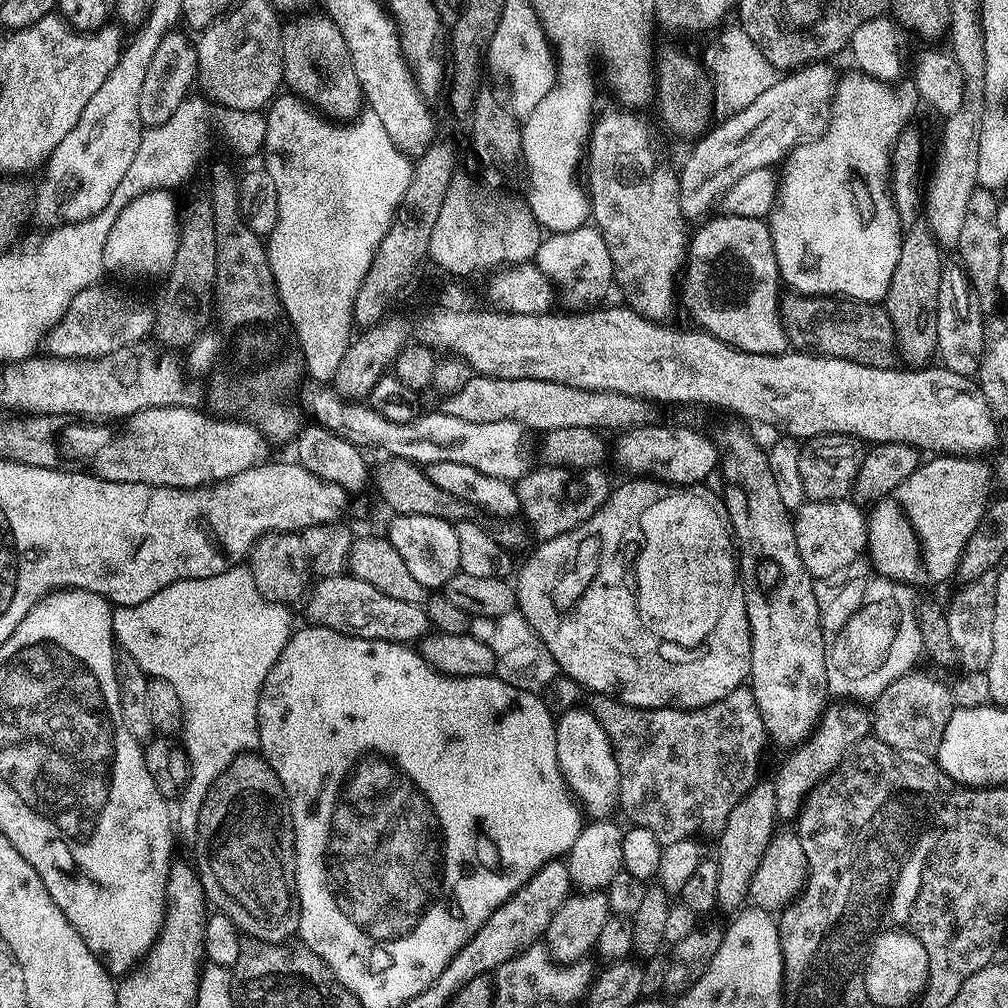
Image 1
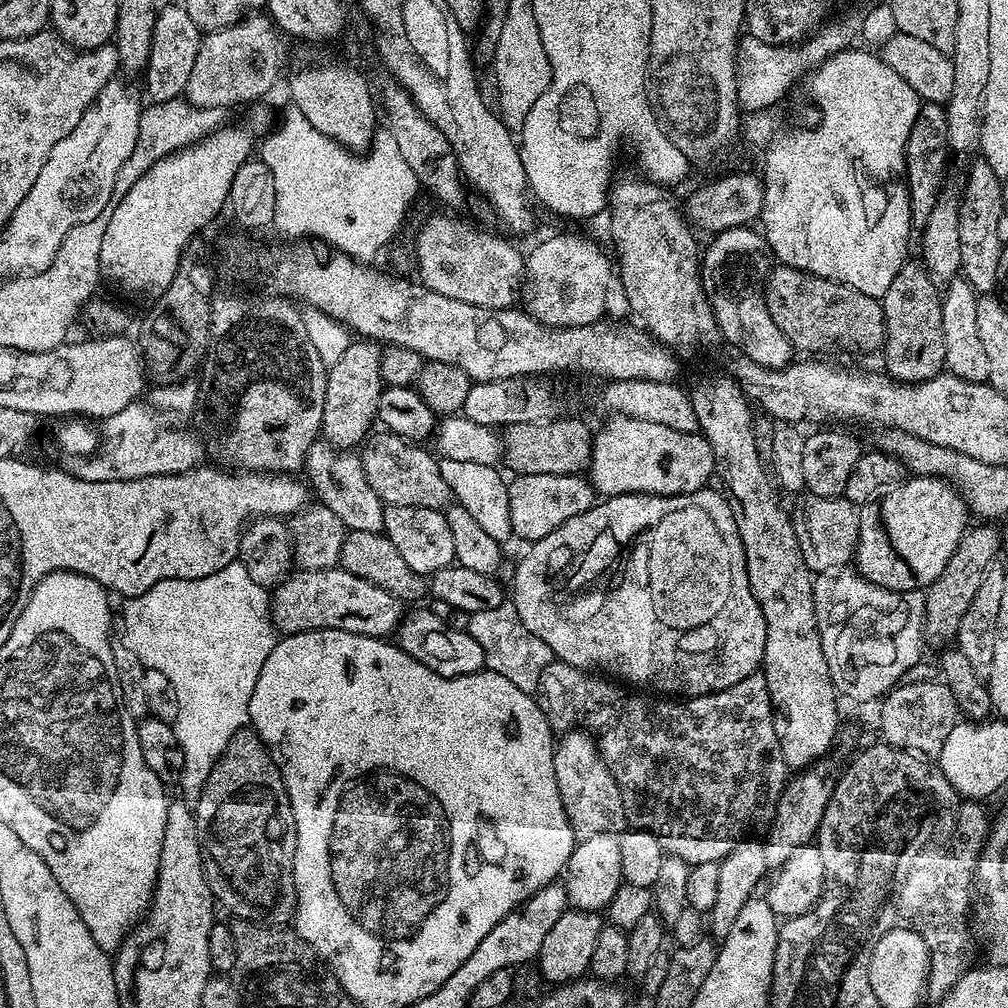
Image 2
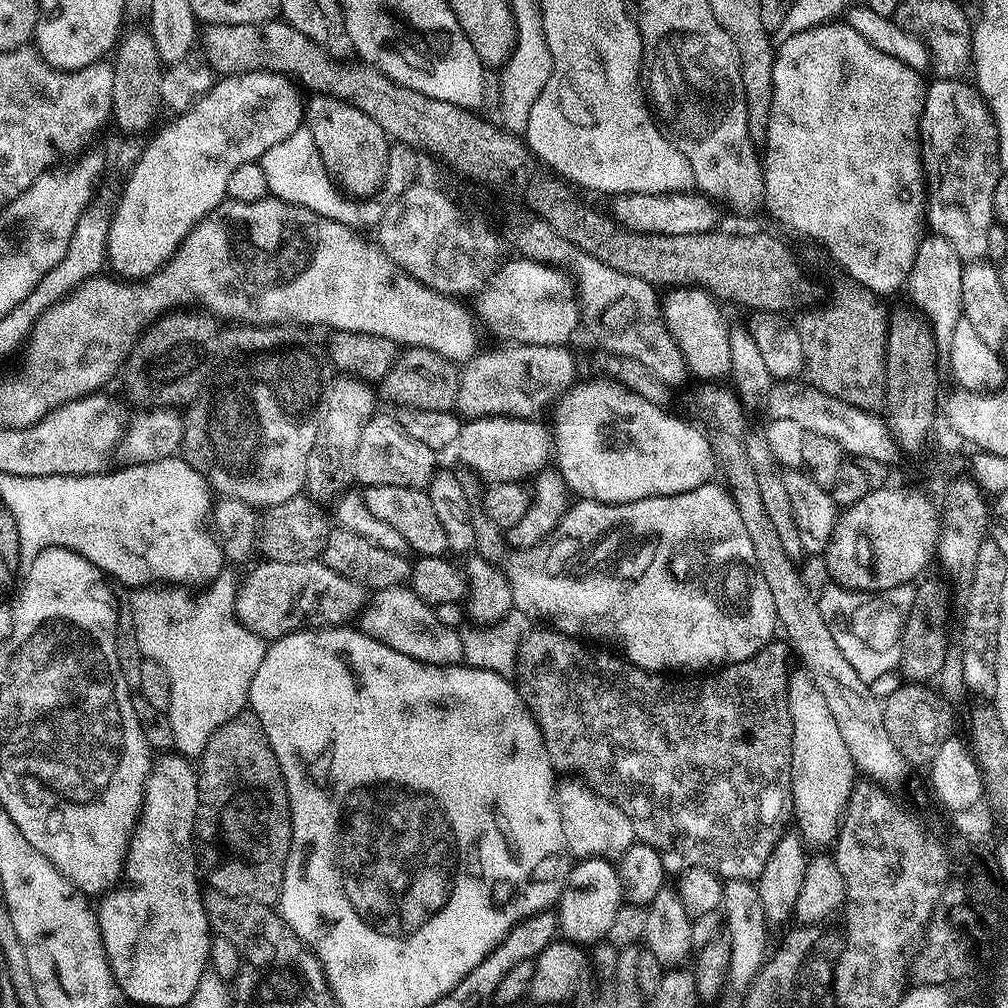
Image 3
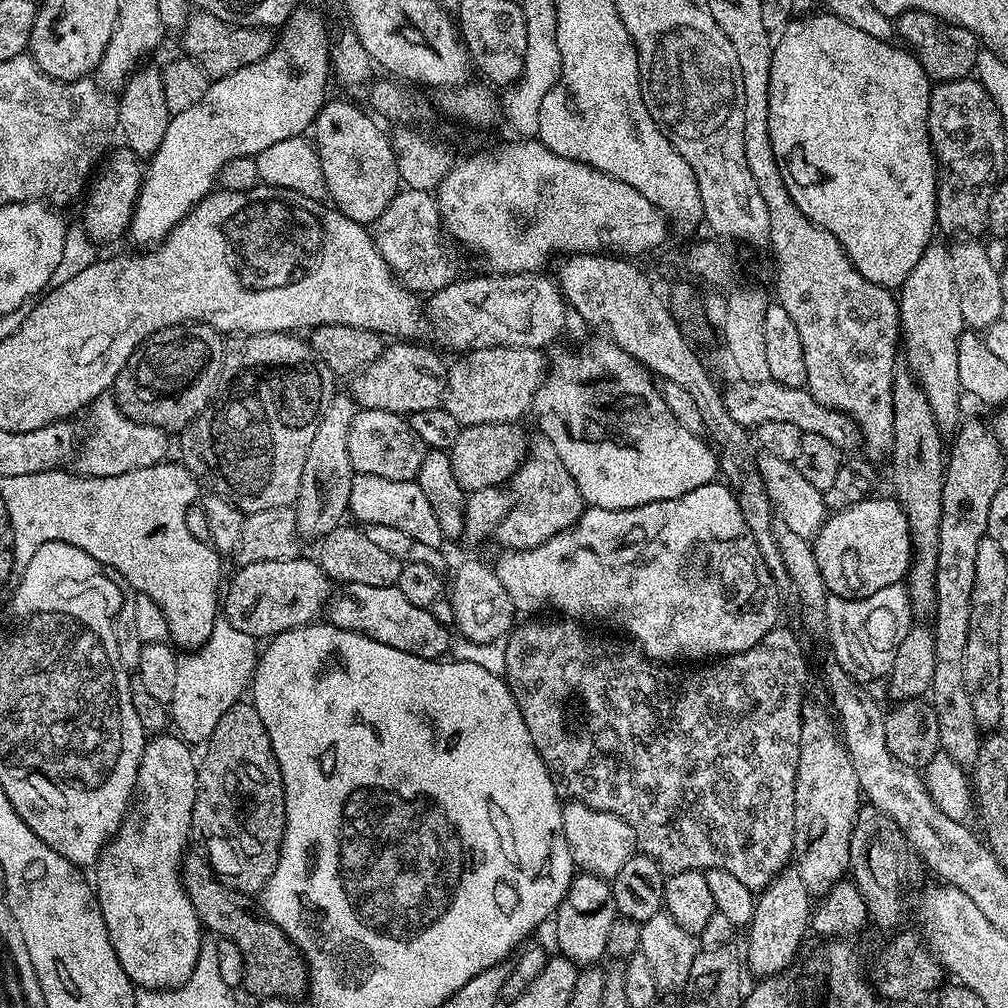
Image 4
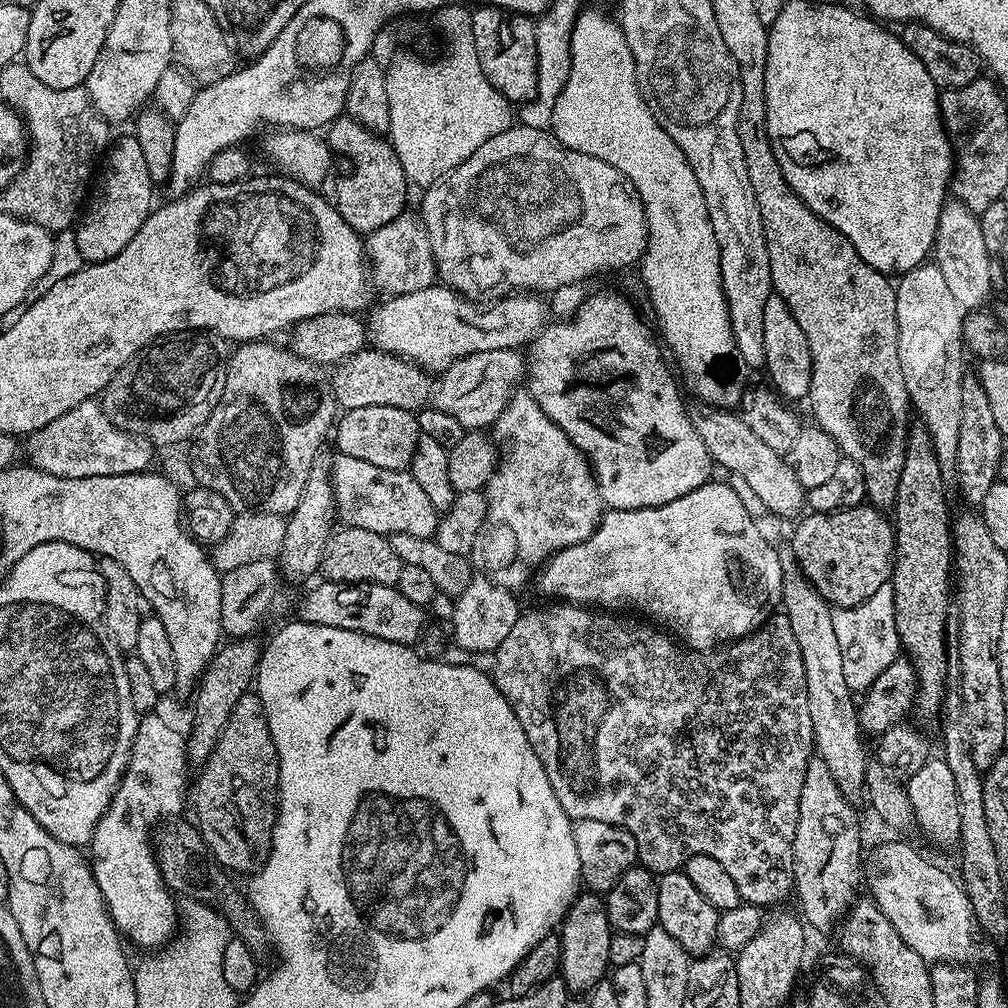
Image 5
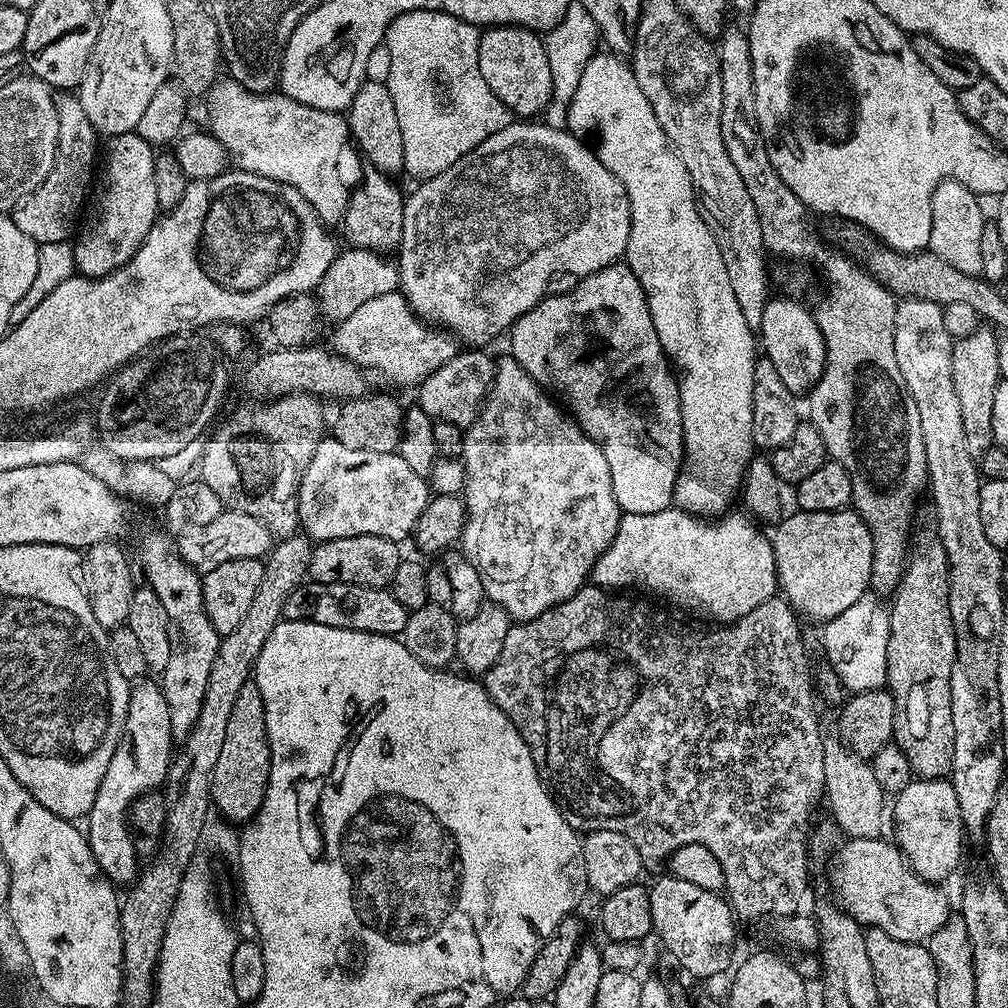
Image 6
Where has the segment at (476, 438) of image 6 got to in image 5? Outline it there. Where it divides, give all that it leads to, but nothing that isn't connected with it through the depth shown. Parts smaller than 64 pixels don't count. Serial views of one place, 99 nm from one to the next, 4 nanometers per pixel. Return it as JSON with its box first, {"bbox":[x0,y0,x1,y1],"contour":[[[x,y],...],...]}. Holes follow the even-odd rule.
{"bbox":[487,390,606,552],"contour":[[[518,390],[512,395],[506,410],[496,419],[494,443],[498,449],[498,463],[495,474],[488,480],[487,496],[502,496],[504,490],[502,486],[528,486],[522,490],[530,490],[530,506],[536,508],[538,512],[536,524],[538,526],[546,524],[546,528],[552,528],[552,546],[558,546],[558,552],[594,534],[606,505],[600,496],[589,461],[585,460],[578,449],[572,445],[570,438],[566,438],[564,431],[553,420],[546,418],[542,406],[534,402],[531,392]]]}

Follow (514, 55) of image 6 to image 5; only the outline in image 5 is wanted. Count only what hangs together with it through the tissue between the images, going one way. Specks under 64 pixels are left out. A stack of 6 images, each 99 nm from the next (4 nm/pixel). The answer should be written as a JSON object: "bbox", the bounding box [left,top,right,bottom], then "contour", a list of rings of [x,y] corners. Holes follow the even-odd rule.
{"bbox":[471,6,538,105],"contour":[[[491,6],[473,7],[471,14],[472,37],[474,46],[478,50],[478,62],[482,62],[484,76],[513,105],[527,104],[536,96],[536,87],[538,86],[536,25],[533,17]]]}

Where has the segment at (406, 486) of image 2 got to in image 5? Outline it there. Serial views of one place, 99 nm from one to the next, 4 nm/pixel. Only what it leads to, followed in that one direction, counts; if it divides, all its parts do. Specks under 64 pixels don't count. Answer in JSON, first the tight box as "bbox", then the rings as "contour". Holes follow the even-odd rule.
{"bbox":[334,406,421,472],"contour":[[[396,406],[350,408],[334,424],[335,451],[339,455],[370,462],[370,466],[382,466],[382,470],[403,472],[411,469],[421,435],[417,413],[398,410]]]}

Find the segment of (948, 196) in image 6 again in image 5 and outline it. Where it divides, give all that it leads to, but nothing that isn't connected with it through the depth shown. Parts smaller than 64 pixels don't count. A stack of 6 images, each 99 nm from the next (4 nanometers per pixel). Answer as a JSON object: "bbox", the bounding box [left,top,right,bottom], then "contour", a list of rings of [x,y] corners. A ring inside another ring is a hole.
{"bbox":[934,198,994,310],"contour":[[[955,198],[949,199],[940,211],[936,227],[934,263],[942,270],[950,294],[958,298],[961,308],[980,310],[985,307],[988,295],[994,292],[990,282],[990,262],[993,257],[986,250],[986,238],[982,238],[982,226],[977,213],[971,212],[966,205]]]}

